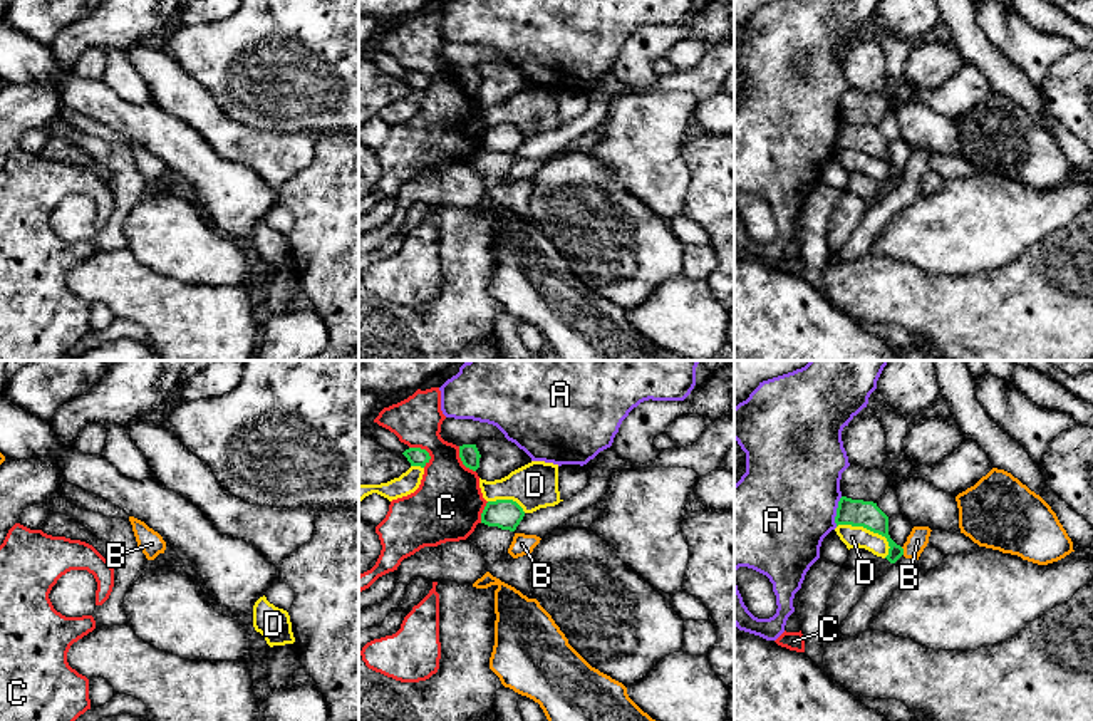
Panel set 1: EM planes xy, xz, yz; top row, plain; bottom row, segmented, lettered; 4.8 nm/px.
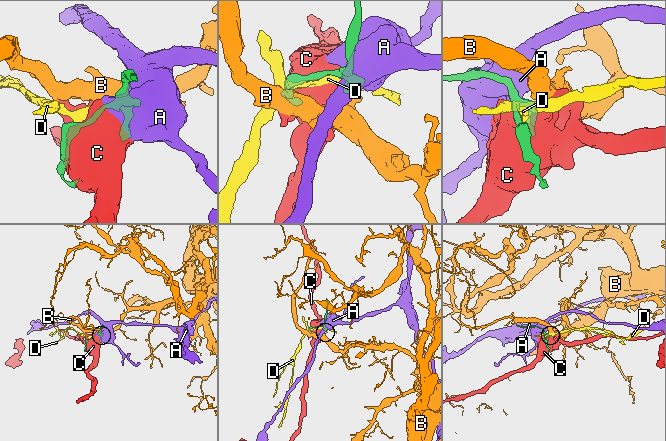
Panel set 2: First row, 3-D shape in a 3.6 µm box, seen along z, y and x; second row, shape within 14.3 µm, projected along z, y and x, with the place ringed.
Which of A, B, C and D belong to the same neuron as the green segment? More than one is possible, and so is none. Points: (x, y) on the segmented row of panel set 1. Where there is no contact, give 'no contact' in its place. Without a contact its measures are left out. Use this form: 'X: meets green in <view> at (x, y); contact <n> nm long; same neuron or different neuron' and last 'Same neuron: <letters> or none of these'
A: meets green in yz at (837, 512); contact 150 nm long; different neuron
B: meets green in yz at (902, 550); contact 40 nm long; different neuron
C: meets green in xz at (423, 450); contact 130 nm long; different neuron
D: meets green in yz at (869, 529); contact 300 nm long; different neuron
Same neuron: none of these

